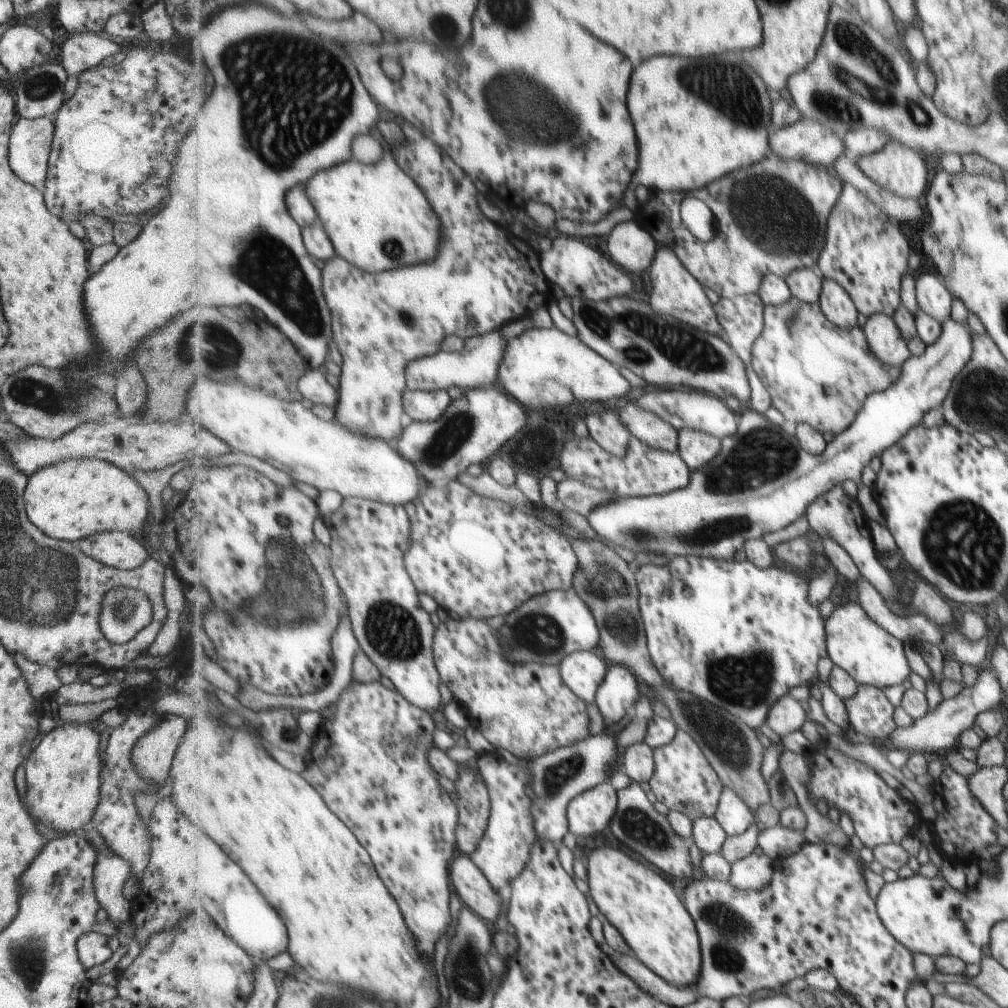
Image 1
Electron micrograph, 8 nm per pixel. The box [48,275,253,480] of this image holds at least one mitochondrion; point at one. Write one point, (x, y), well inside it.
(219, 350)

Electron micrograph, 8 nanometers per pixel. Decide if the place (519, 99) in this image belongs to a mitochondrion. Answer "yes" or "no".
yes

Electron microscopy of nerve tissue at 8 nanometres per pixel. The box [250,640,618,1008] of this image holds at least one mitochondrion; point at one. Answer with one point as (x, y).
(466, 969)

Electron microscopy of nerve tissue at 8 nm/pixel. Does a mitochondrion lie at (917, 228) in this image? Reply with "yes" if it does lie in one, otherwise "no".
no

